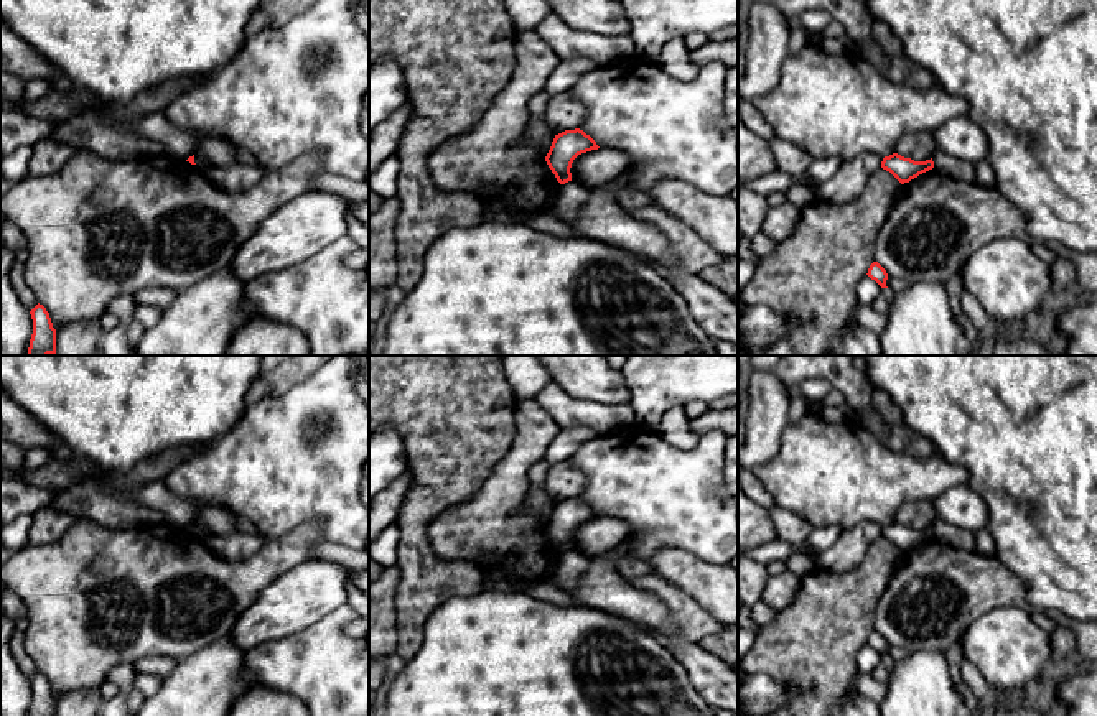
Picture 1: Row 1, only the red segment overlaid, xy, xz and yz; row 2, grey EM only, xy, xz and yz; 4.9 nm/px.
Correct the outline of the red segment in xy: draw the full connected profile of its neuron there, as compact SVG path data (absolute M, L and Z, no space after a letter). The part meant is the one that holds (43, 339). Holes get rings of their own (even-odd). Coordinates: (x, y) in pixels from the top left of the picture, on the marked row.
M38 303L30 314L33 319L33 334L28 356L56 356L56 329L53 328L49 313Z

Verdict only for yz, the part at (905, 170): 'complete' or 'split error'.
complete

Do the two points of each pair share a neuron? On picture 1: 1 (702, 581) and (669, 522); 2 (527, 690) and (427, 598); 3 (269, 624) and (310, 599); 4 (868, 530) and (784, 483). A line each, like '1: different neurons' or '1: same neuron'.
1: different neurons
2: different neurons
3: same neuron
4: different neurons

